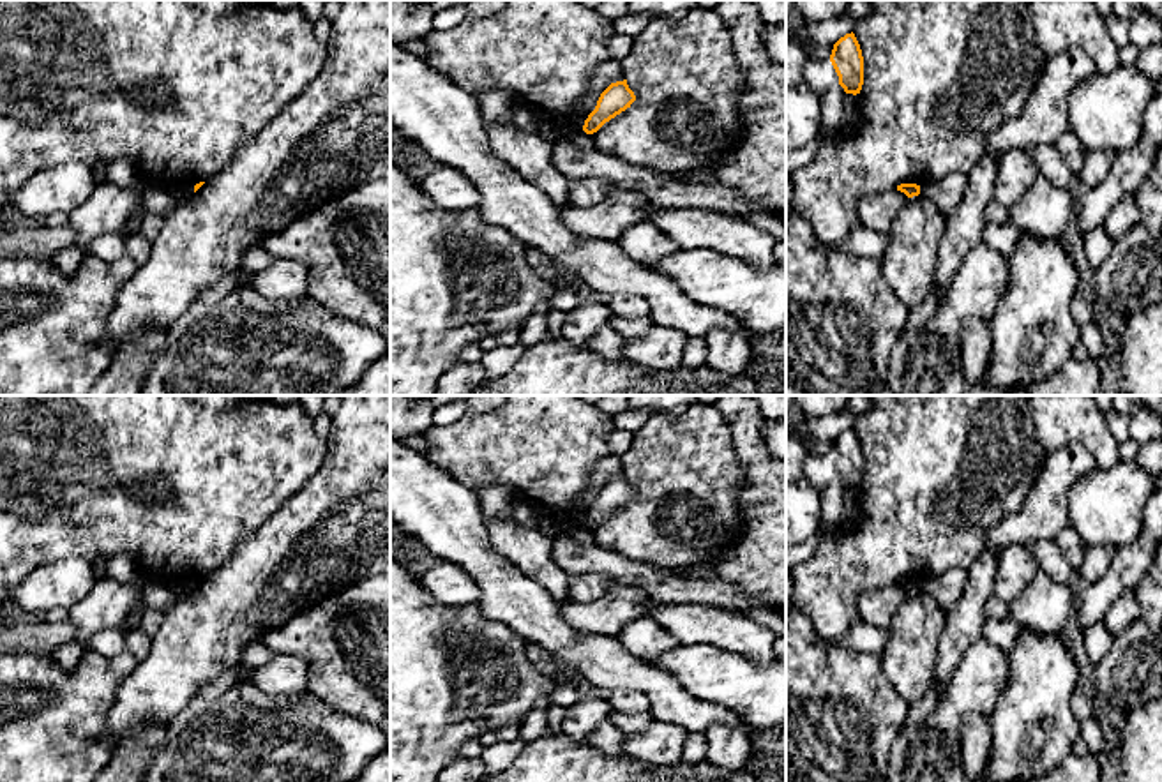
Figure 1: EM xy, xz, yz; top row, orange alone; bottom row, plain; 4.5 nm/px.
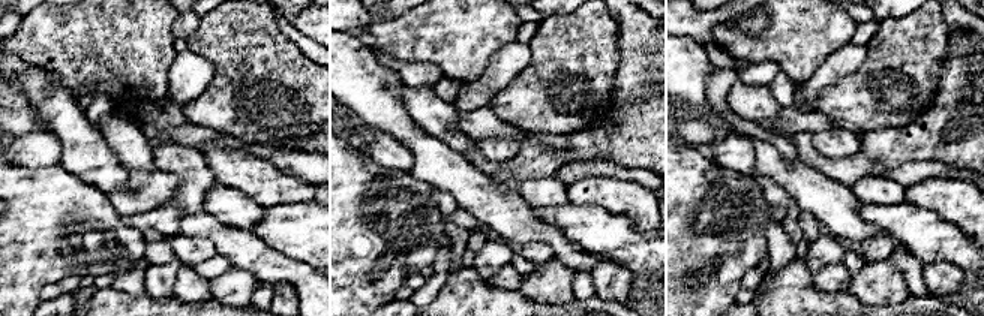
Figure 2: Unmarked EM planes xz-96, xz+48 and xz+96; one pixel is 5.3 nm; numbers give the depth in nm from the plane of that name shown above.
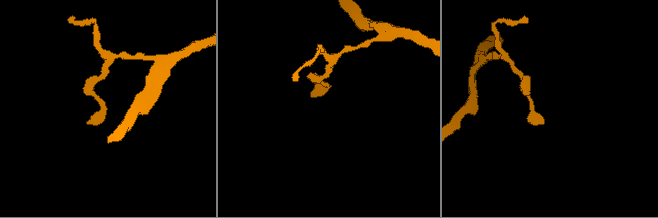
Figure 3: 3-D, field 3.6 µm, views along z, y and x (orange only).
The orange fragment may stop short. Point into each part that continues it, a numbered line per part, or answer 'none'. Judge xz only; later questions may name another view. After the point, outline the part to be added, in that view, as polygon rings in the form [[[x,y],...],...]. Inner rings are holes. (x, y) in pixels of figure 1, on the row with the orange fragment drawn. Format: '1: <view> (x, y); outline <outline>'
none

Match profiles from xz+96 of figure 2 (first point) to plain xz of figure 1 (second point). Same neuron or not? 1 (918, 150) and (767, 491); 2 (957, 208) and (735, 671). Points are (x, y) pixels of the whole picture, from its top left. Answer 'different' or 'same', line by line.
1: same
2: different

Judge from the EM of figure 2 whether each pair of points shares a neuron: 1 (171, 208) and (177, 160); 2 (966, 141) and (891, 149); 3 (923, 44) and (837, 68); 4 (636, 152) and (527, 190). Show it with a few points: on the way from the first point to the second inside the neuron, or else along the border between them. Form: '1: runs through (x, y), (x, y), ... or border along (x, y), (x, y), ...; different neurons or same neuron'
1: runs through (183, 196), (186, 193), (186, 172); same neuron
2: runs through (948, 140), (924, 140), (909, 144); same neuron
3: border along (867, 47), (864, 62), (837, 83); different neurons
4: border along (552, 175), (525, 180), (519, 190); different neurons

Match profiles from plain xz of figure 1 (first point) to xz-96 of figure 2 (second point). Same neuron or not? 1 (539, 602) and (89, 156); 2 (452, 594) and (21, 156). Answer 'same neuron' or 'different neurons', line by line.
1: same neuron
2: same neuron

